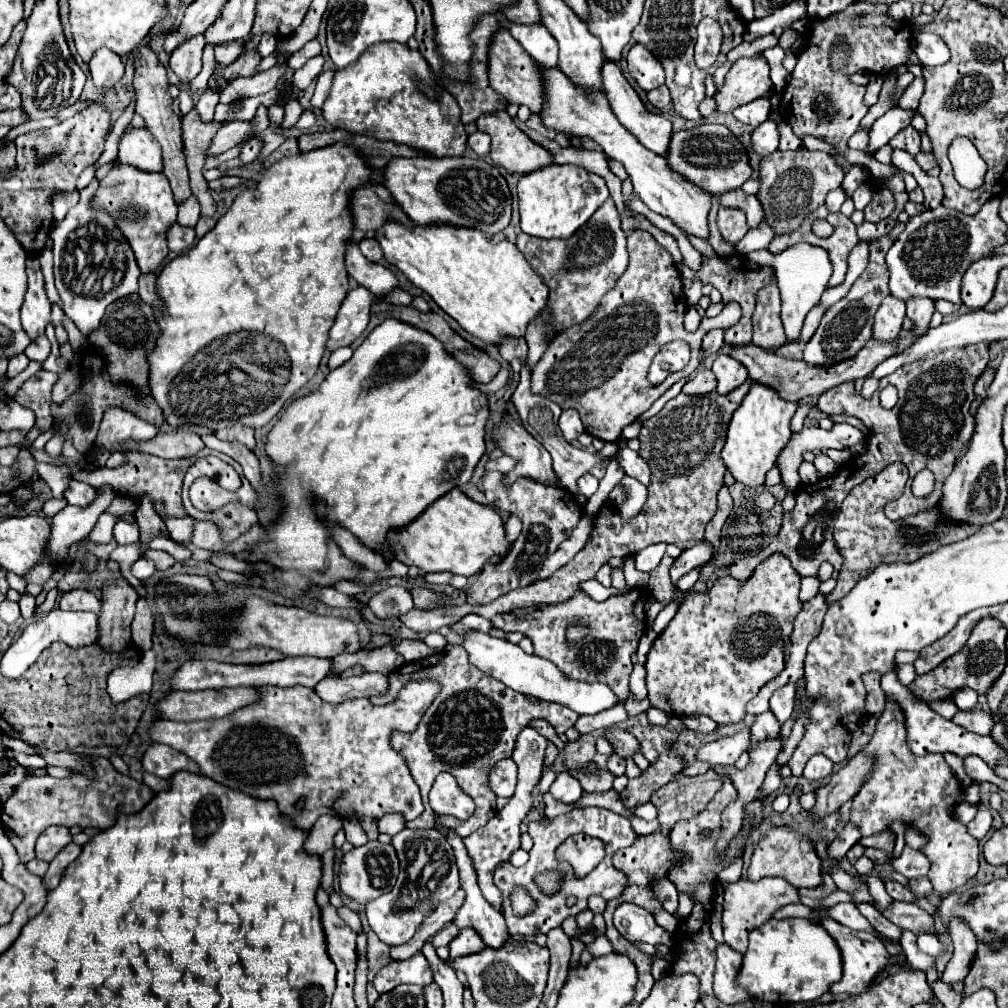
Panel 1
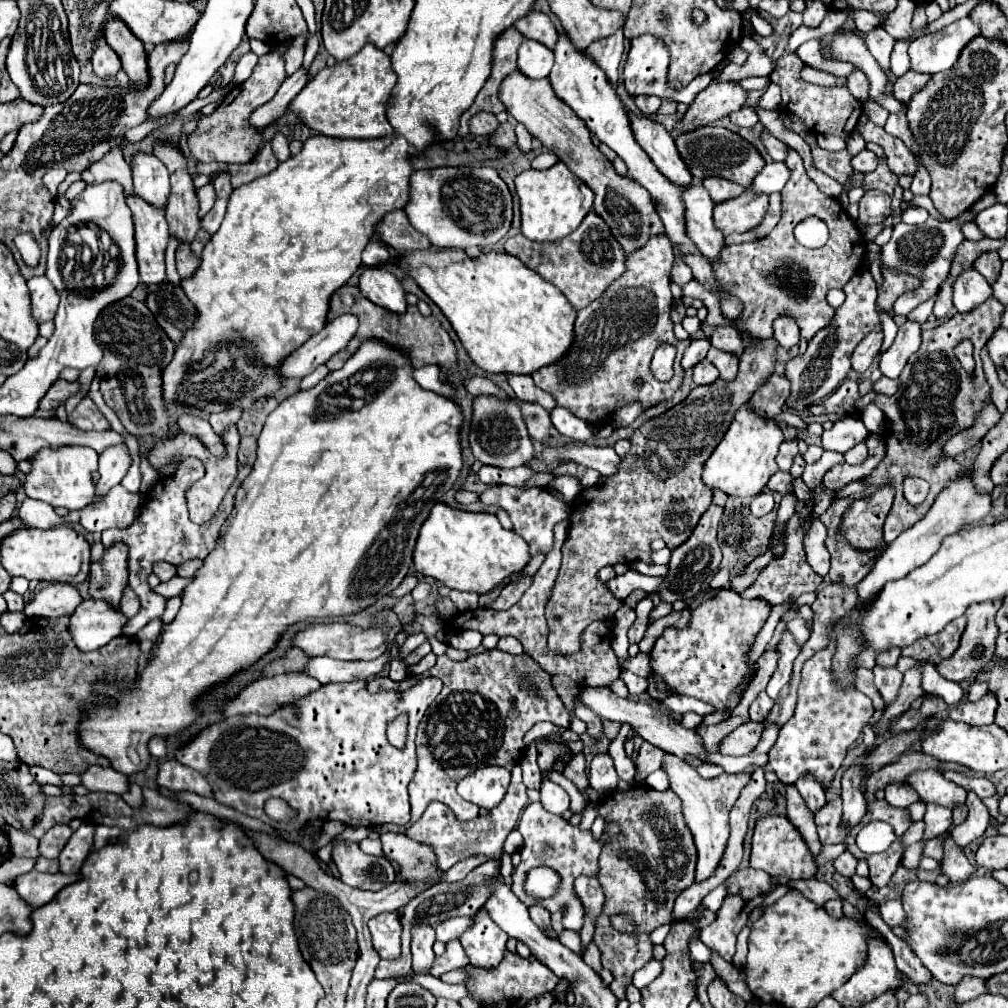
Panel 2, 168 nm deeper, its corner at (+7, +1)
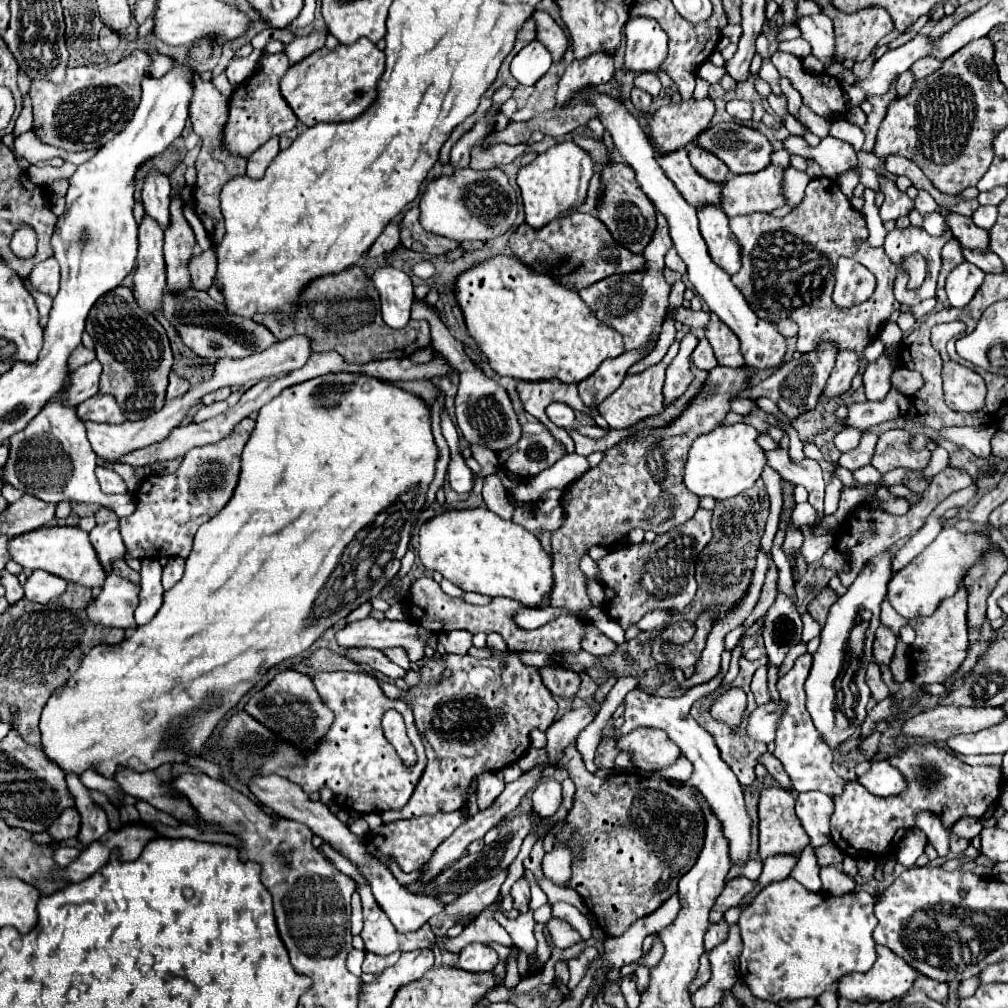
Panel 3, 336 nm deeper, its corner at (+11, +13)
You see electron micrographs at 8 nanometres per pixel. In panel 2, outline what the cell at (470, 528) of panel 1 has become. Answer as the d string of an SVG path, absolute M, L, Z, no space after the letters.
M437 503L419 531L413 561L421 575L433 577L449 589L485 595L497 587L519 581L531 555L523 537L503 529L495 515L467 513Z

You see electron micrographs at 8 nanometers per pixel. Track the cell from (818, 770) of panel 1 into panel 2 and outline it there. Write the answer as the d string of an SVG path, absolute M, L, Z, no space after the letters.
M805 775L805 779L799 779L795 783L795 787L799 789L801 797L805 799L805 805L809 807L809 811L815 815L819 809L825 807L827 799L825 799L825 791L821 789L821 785L811 777L811 775Z

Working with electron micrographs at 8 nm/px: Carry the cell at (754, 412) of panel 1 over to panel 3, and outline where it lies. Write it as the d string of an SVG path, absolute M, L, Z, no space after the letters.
M747 423L719 425L713 433L701 435L693 441L689 449L689 459L685 463L685 487L699 497L715 497L719 501L735 497L745 489L751 489L761 477L763 467L767 465L765 449L759 447L759 431Z

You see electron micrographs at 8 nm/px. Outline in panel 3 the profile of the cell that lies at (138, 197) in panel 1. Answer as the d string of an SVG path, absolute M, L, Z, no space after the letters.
M143 215L139 223L139 257L133 275L133 293L141 307L149 313L161 309L161 295L165 289L165 261L163 261L163 229L153 217Z

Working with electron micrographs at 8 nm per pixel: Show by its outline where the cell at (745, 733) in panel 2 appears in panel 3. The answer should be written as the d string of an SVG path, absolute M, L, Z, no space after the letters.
M767 703L757 707L747 721L747 735L753 741L761 741L761 743L771 743L775 729L777 729L777 719L781 717L781 709L783 705L775 705L775 703Z

